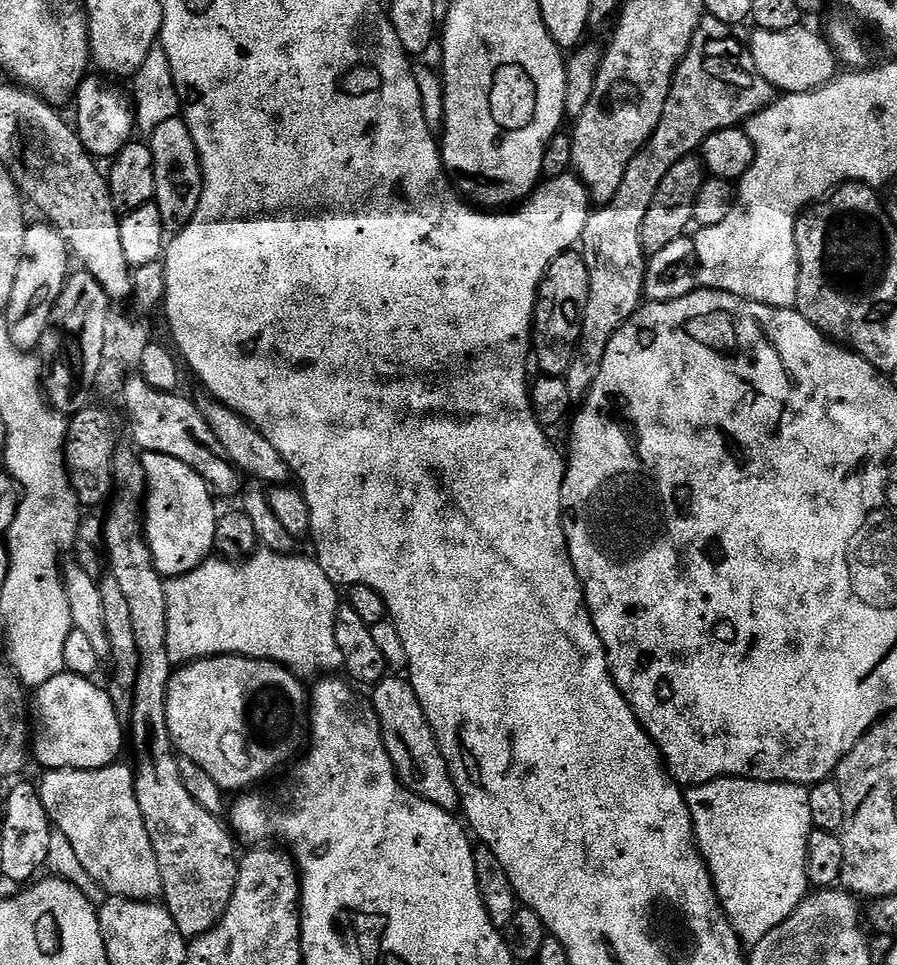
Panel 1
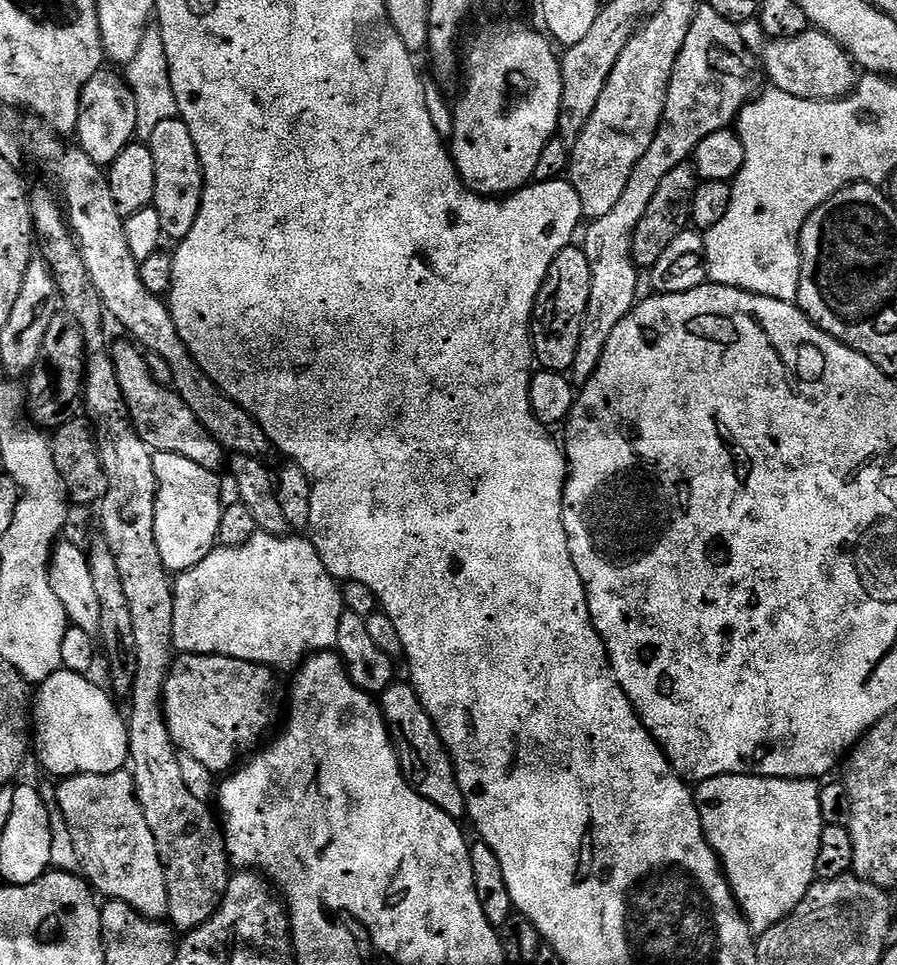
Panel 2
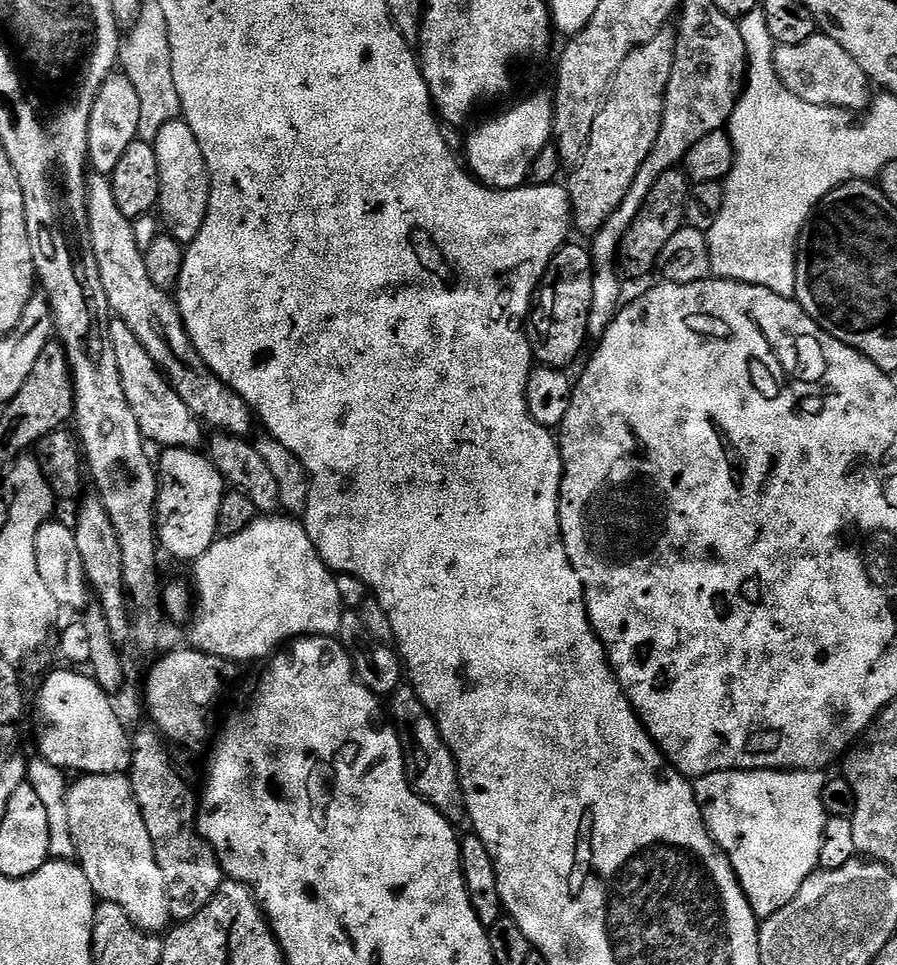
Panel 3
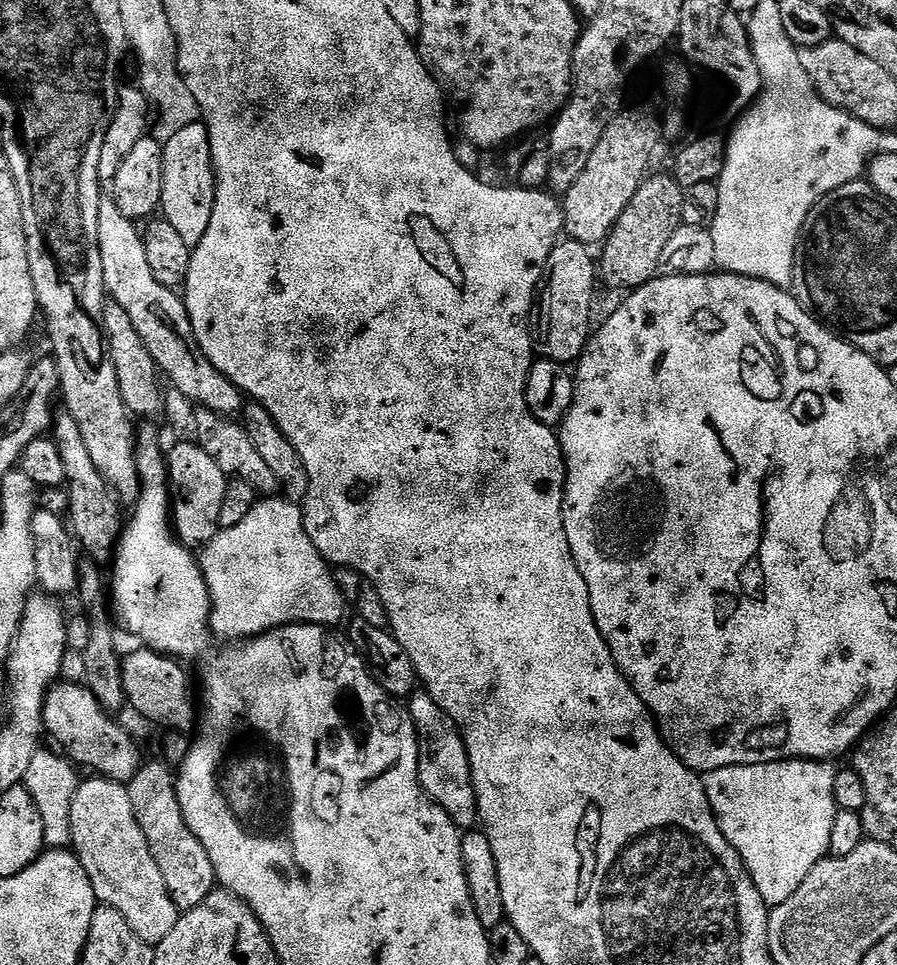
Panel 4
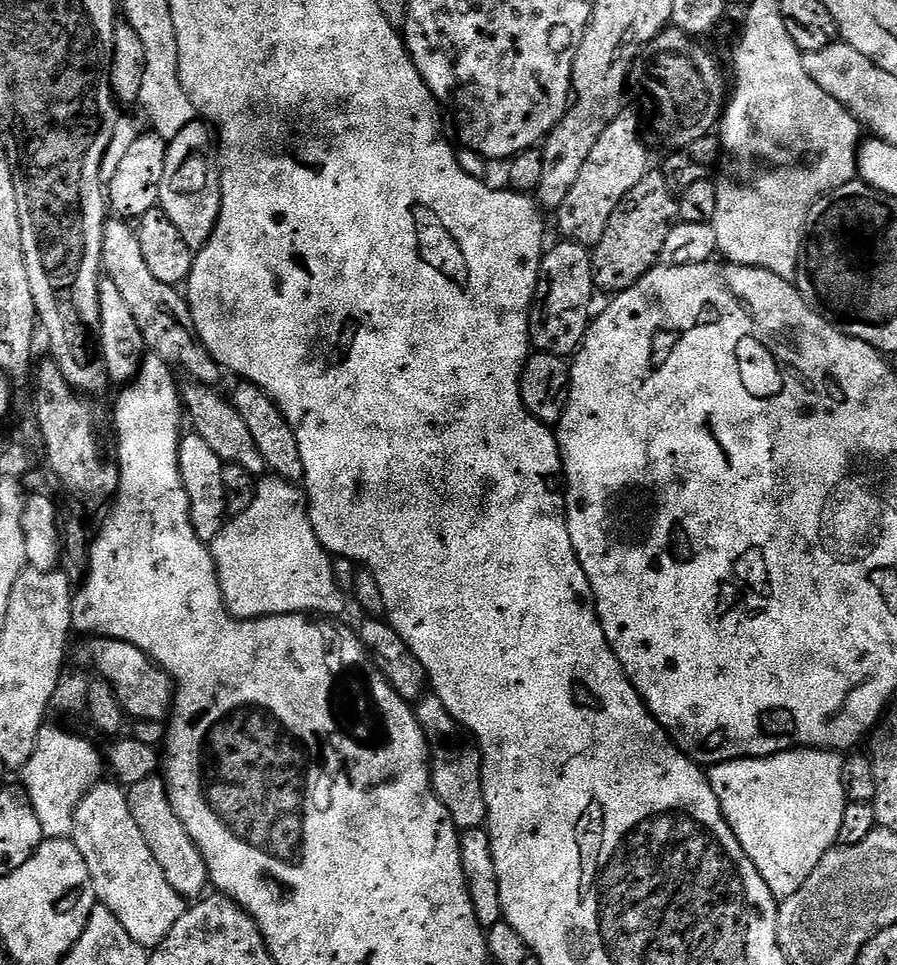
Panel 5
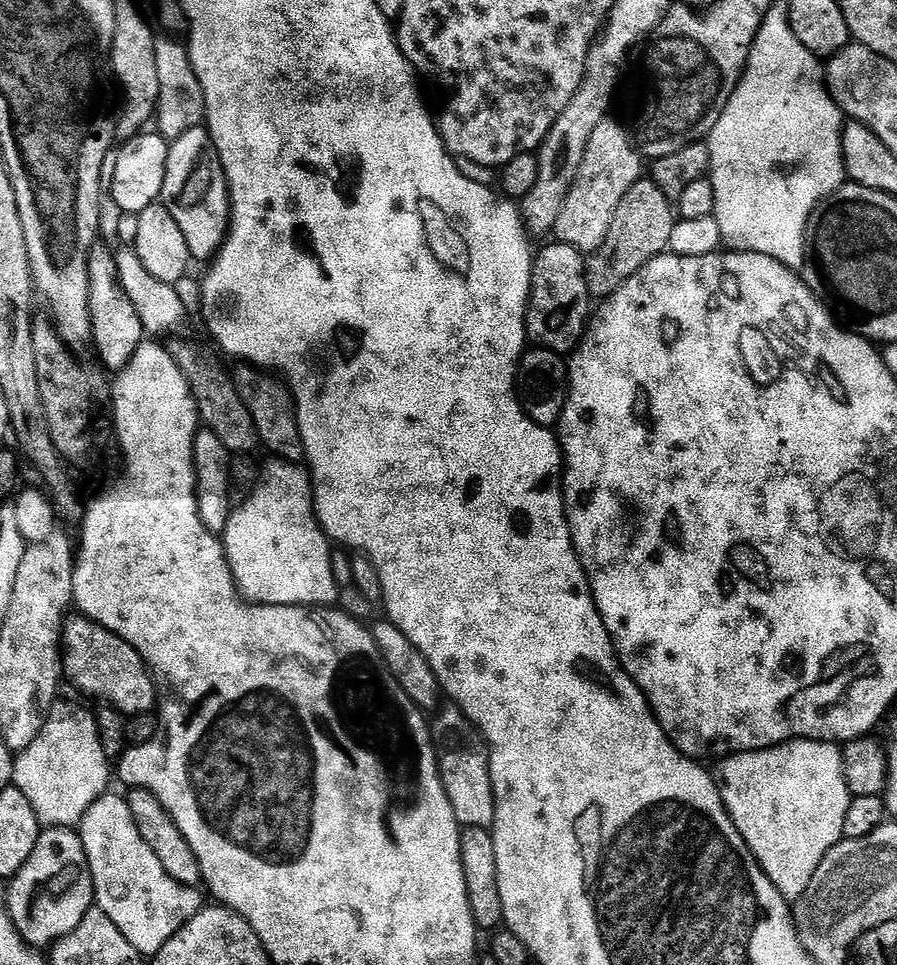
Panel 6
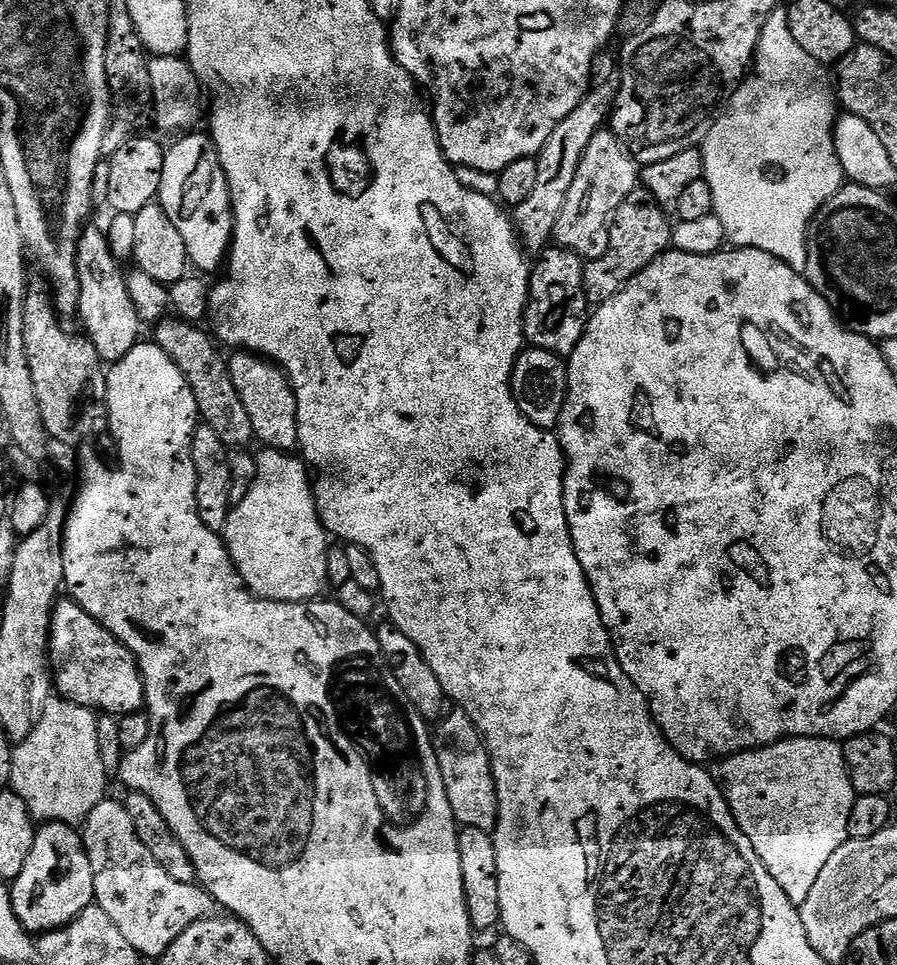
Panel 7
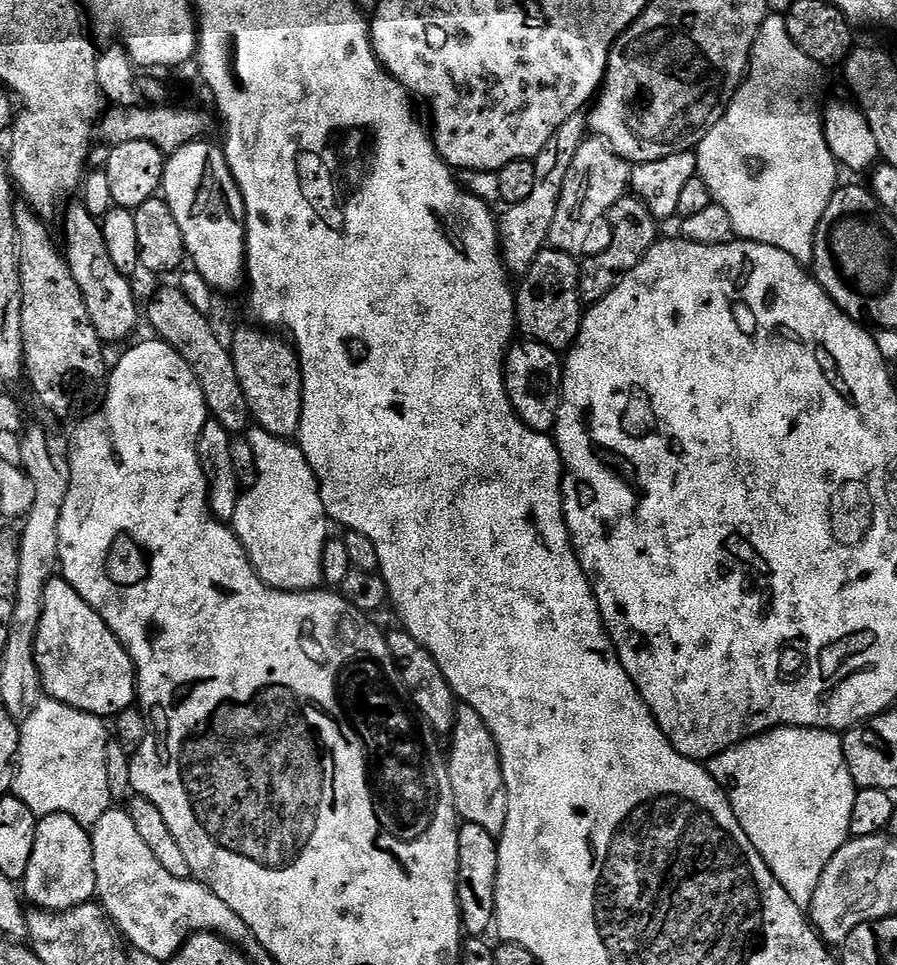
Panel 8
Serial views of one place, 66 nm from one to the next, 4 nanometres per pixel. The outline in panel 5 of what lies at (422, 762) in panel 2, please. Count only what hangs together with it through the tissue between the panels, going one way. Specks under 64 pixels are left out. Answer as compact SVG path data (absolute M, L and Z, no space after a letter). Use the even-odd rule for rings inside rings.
M428 694L419 701L420 722L424 735L428 737L430 753L430 771L432 773L432 788L442 806L450 814L457 829L482 828L488 823L486 798L482 794L480 781L480 754L471 739L464 740L465 733L459 724L451 718L446 718L442 702L434 694Z

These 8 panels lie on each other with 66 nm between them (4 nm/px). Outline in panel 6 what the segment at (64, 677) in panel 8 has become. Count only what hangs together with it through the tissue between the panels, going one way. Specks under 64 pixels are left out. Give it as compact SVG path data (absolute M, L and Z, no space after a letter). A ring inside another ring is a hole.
M87 618L69 619L64 625L62 641L62 672L80 692L97 696L105 705L115 708L125 717L152 712L158 704L158 684L148 665L122 638Z

